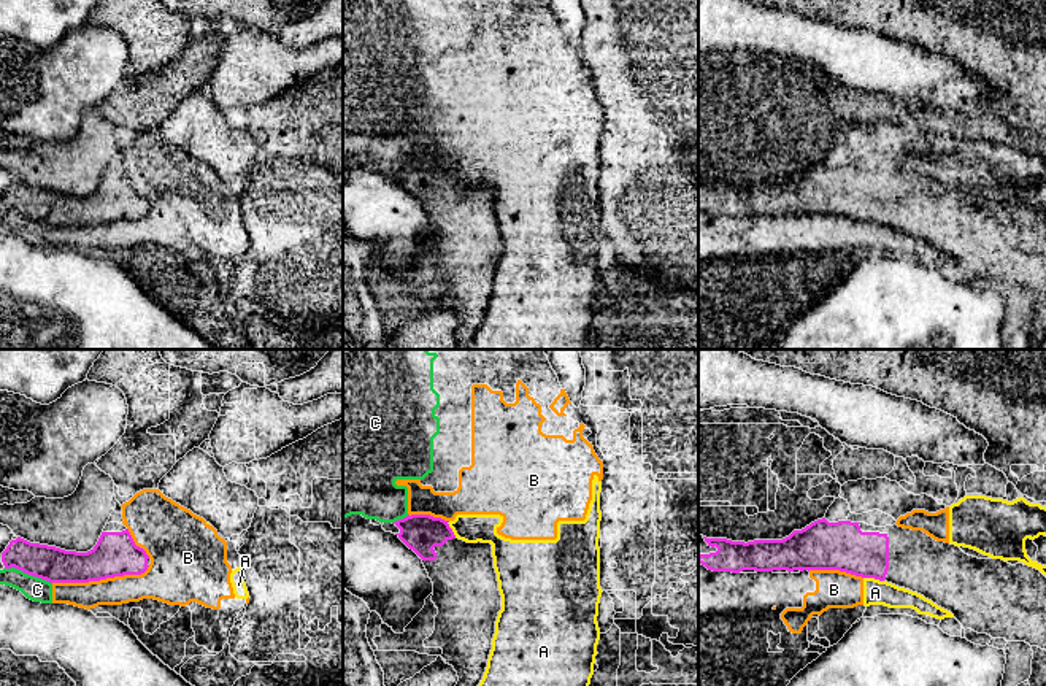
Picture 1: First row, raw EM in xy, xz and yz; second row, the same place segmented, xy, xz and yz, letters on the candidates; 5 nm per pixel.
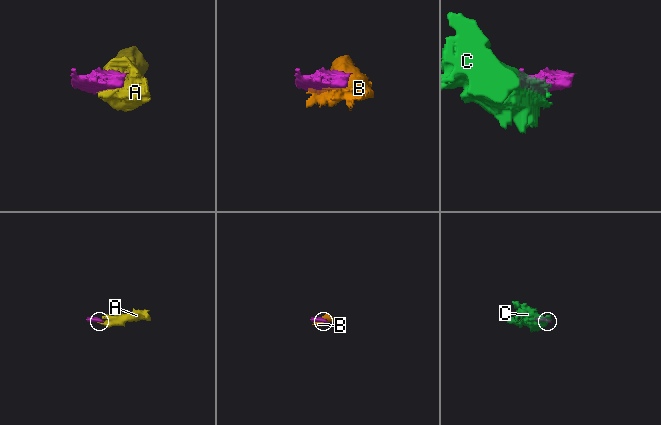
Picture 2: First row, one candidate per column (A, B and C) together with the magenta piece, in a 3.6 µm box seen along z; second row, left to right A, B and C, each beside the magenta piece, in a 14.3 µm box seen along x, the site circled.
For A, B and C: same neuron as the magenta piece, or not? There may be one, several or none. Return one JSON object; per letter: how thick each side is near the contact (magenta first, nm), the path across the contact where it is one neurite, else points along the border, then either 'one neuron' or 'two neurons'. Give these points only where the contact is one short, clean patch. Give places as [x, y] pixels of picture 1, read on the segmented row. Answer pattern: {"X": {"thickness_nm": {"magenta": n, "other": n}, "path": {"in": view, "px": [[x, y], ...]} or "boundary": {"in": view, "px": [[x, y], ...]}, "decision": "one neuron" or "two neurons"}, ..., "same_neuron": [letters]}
{"A": {"thickness_nm": {"magenta": 240, "other": 130}, "boundary": {"in": "yz", "px": [[864, 577], [883, 581]]}, "decision": "two neurons"}, "B": {"thickness_nm": {"magenta": 220, "other": 140}, "decision": "two neurons"}, "C": {"thickness_nm": {"magenta": 180, "other": 120}, "decision": "two neurons"}, "same_neuron": []}

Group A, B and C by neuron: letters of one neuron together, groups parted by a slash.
A B C

